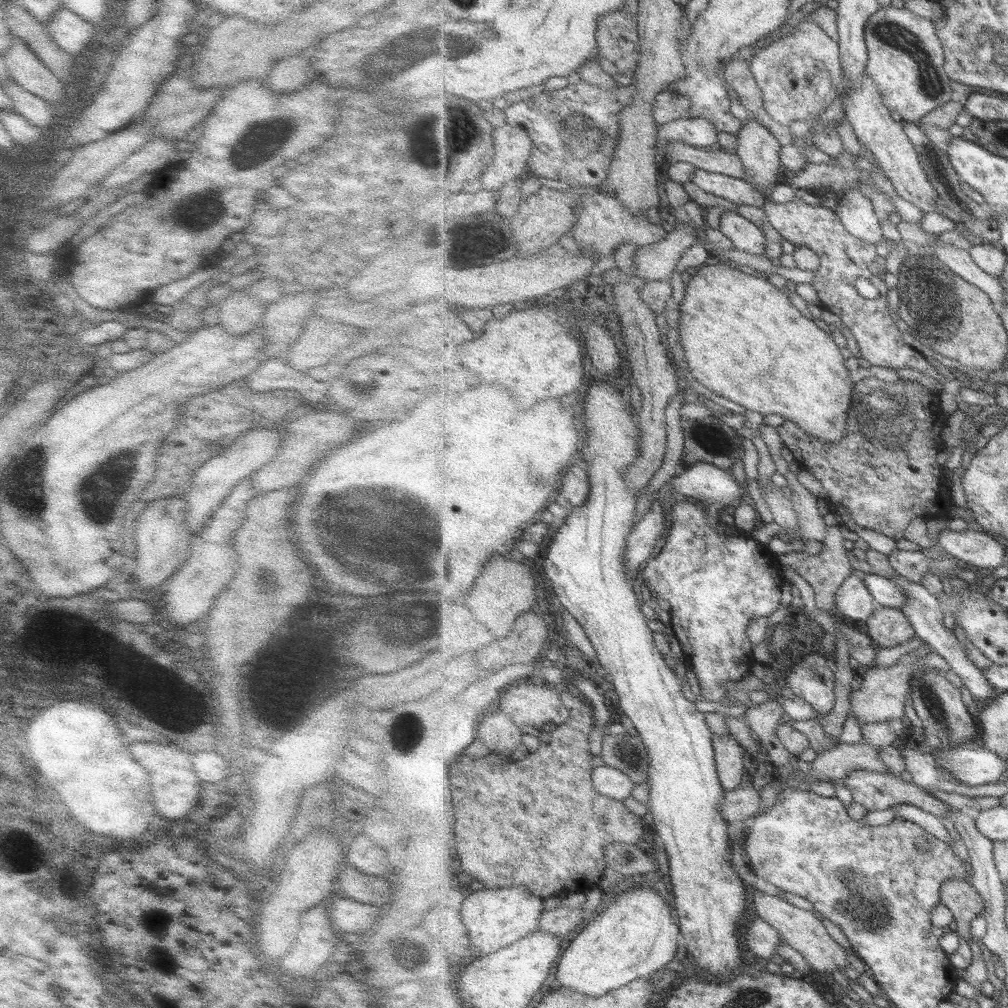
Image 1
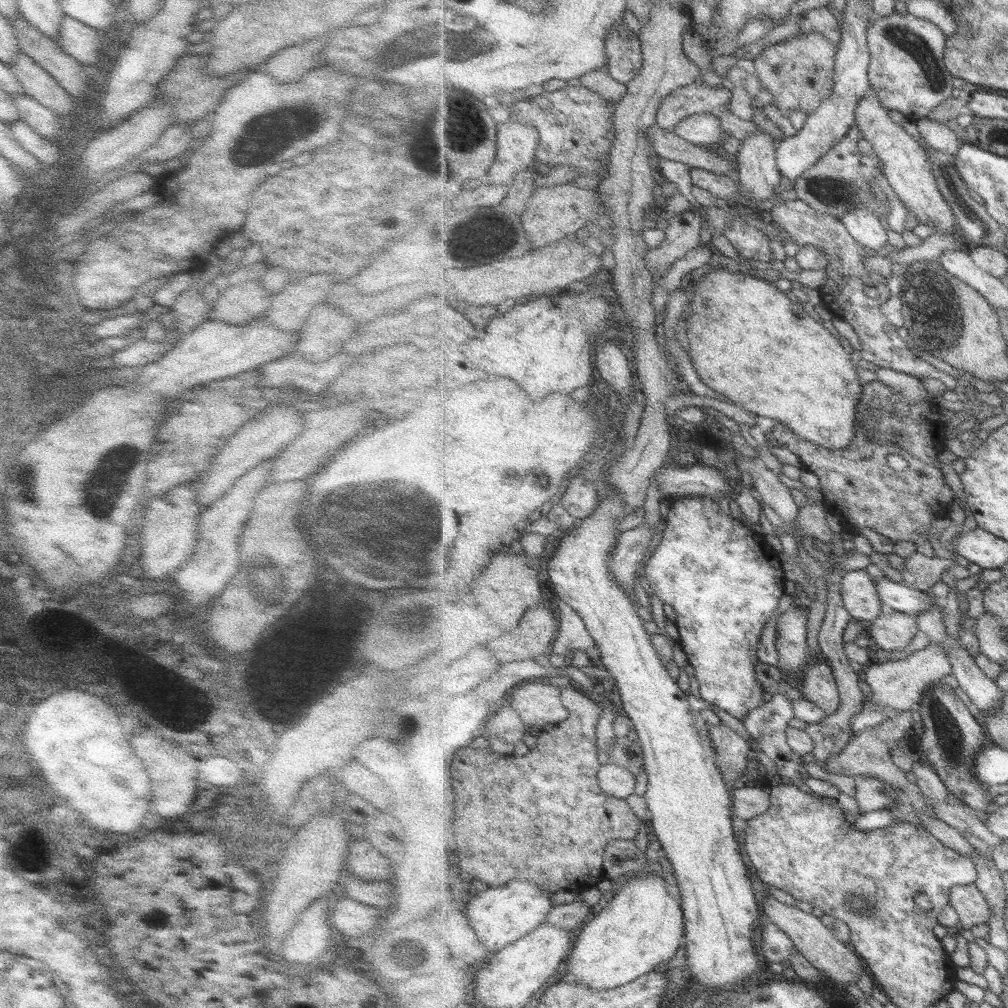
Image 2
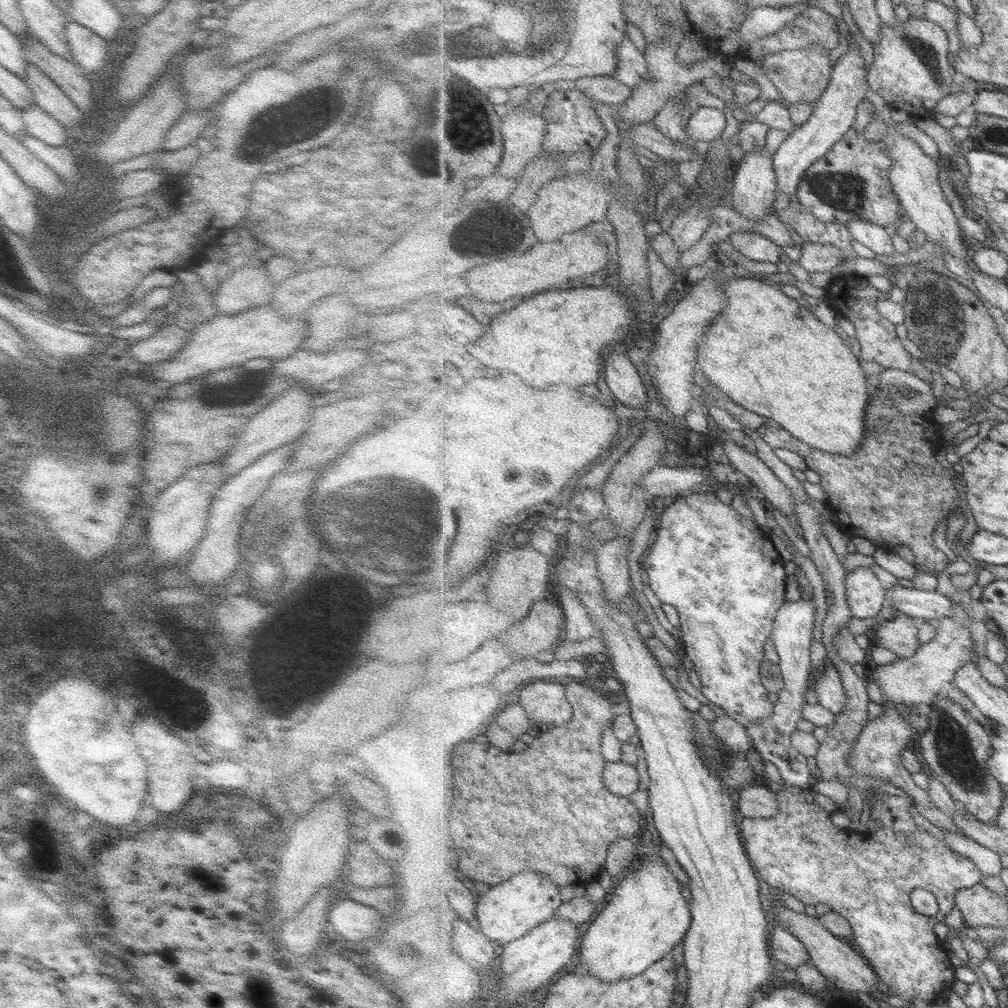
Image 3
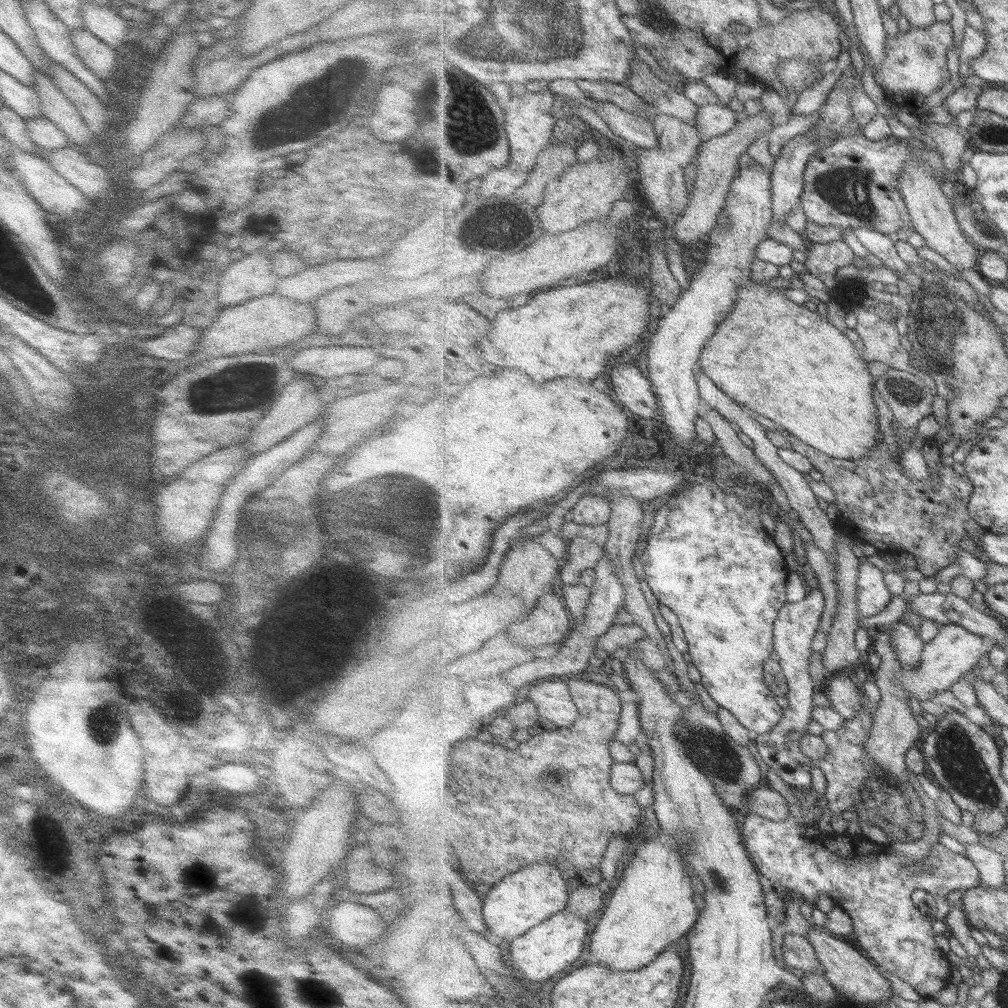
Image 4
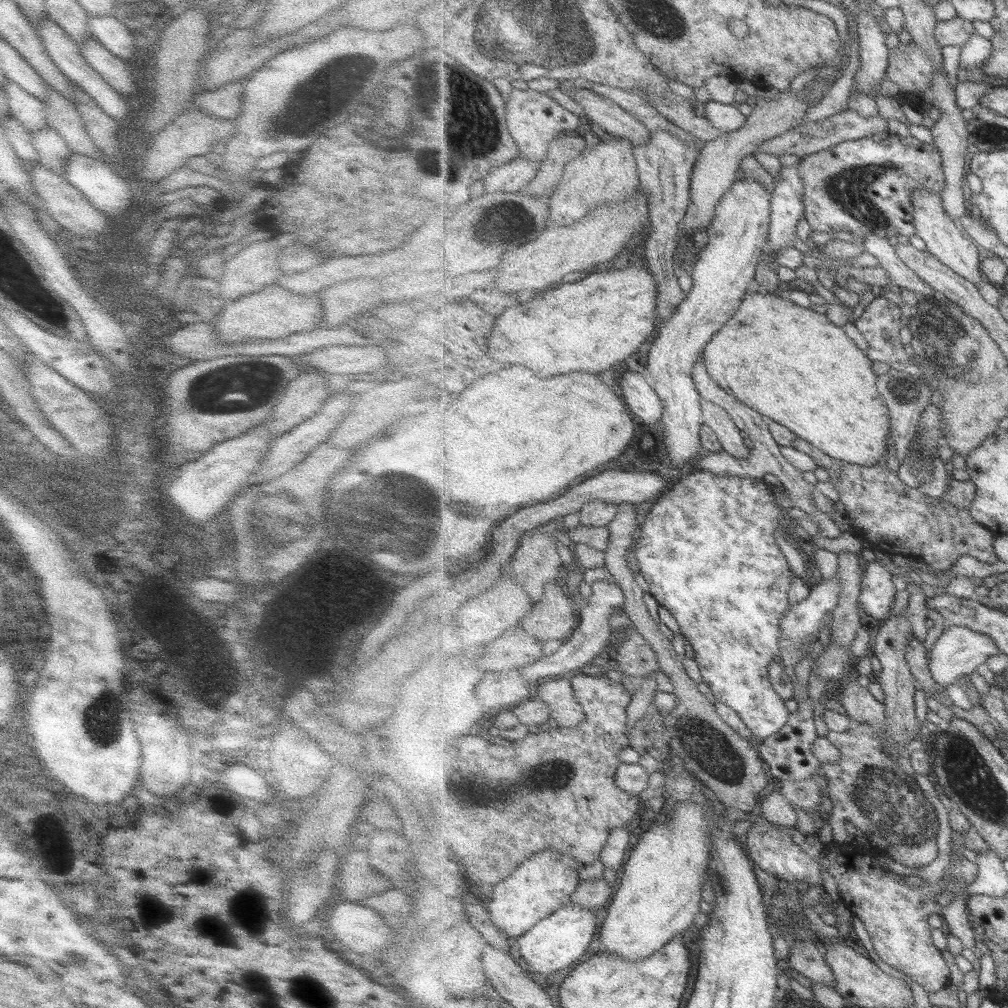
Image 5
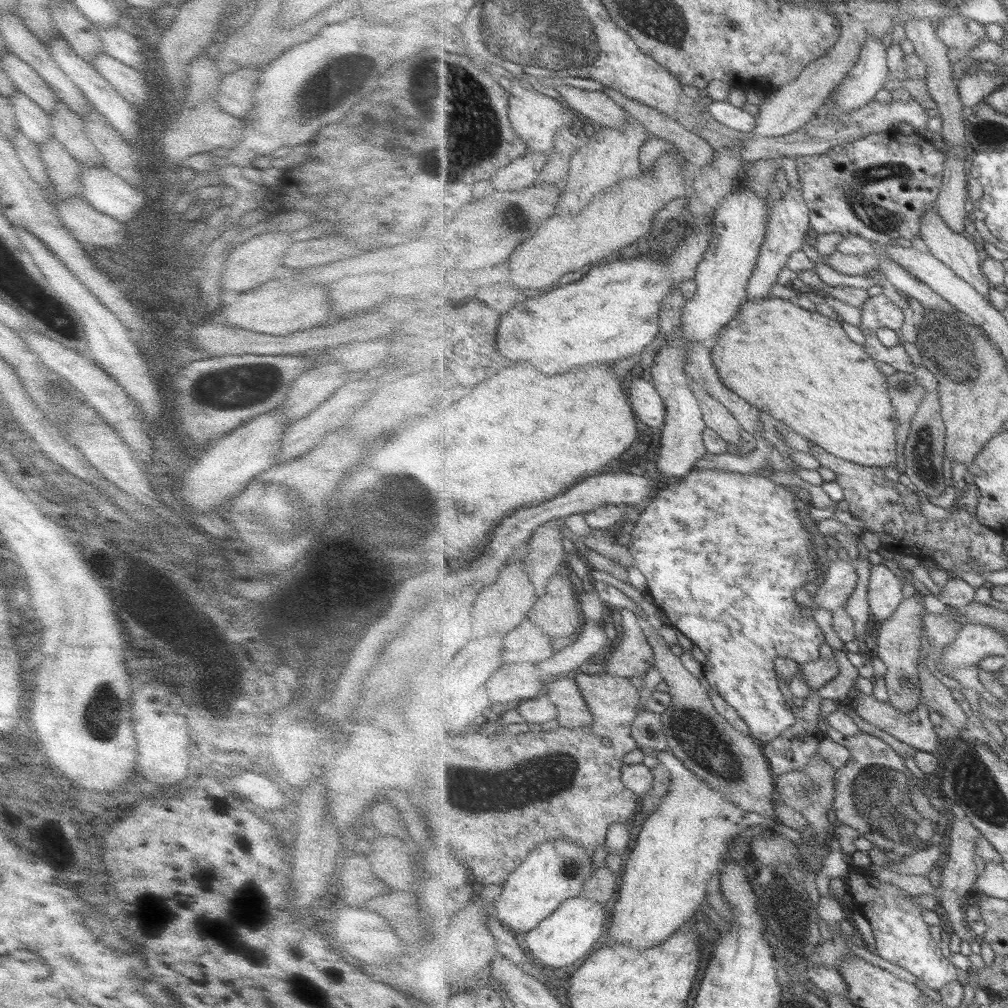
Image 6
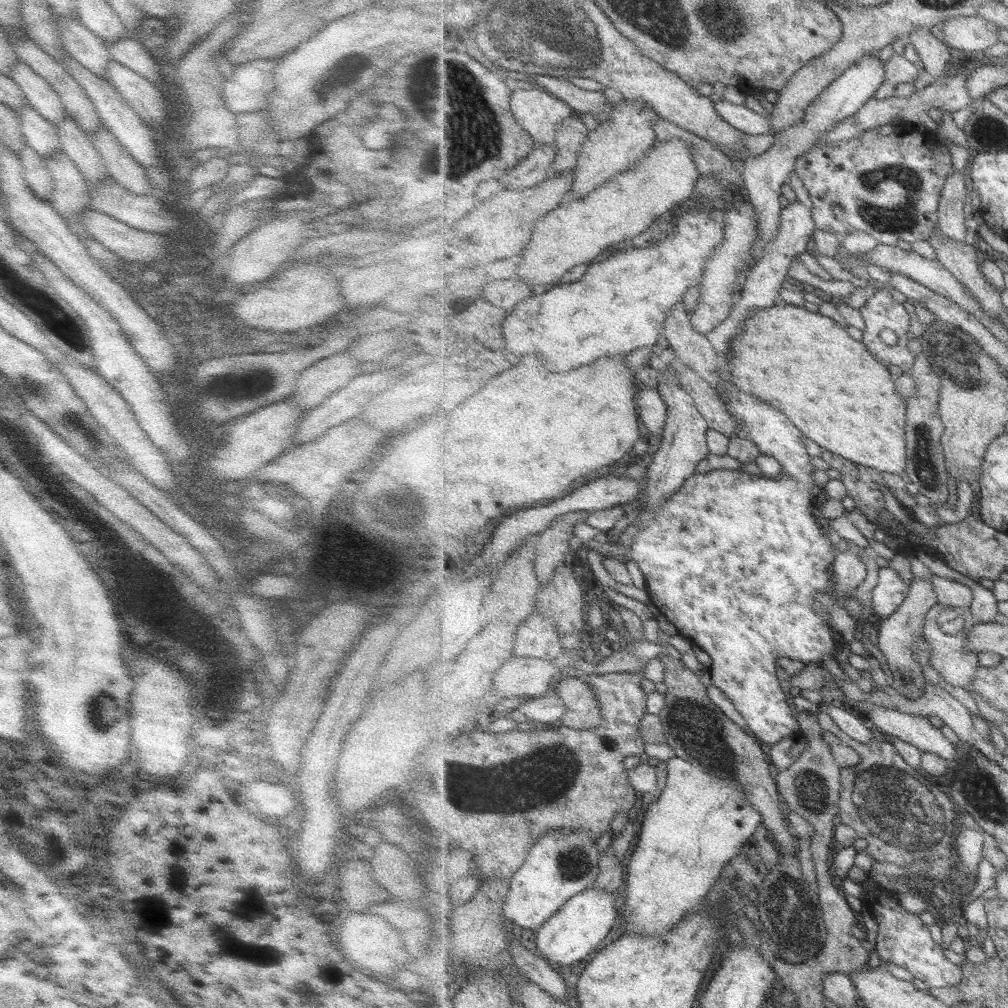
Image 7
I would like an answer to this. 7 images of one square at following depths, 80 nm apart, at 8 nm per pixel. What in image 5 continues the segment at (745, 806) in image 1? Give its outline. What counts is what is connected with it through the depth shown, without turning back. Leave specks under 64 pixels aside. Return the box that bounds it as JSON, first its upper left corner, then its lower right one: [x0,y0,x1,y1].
[757,789,799,829]

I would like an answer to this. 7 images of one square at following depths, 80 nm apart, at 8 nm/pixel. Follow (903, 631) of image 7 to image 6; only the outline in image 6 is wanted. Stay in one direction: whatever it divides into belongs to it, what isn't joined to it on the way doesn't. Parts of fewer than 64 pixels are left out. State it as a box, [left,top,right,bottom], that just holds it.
[876,593,926,714]

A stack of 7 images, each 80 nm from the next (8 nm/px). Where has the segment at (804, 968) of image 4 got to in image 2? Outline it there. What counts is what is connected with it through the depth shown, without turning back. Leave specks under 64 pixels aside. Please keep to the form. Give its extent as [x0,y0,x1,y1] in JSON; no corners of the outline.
[759,921,798,966]

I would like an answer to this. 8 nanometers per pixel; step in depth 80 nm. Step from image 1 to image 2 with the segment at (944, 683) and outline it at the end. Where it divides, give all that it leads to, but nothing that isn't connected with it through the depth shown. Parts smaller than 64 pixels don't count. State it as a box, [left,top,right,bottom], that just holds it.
[918,683,997,815]

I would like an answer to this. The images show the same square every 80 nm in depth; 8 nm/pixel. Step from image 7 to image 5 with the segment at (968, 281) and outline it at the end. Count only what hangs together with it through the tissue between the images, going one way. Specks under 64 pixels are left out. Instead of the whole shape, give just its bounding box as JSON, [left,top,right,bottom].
[912,188,986,287]

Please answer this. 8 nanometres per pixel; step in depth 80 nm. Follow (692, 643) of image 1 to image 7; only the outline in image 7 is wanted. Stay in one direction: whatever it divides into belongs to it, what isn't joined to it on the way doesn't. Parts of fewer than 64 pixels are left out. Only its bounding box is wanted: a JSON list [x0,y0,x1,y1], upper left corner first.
[629,200,848,746]

